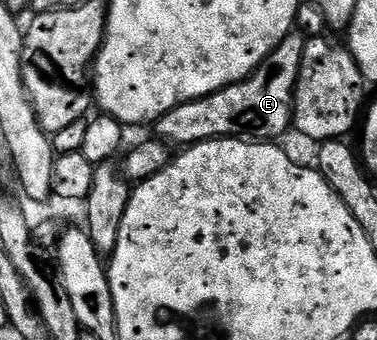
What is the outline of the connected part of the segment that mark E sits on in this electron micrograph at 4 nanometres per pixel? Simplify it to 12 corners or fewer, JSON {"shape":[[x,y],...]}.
{"shape":[[292,32],[250,77],[172,108],[174,148],[281,139],[306,38]]}

